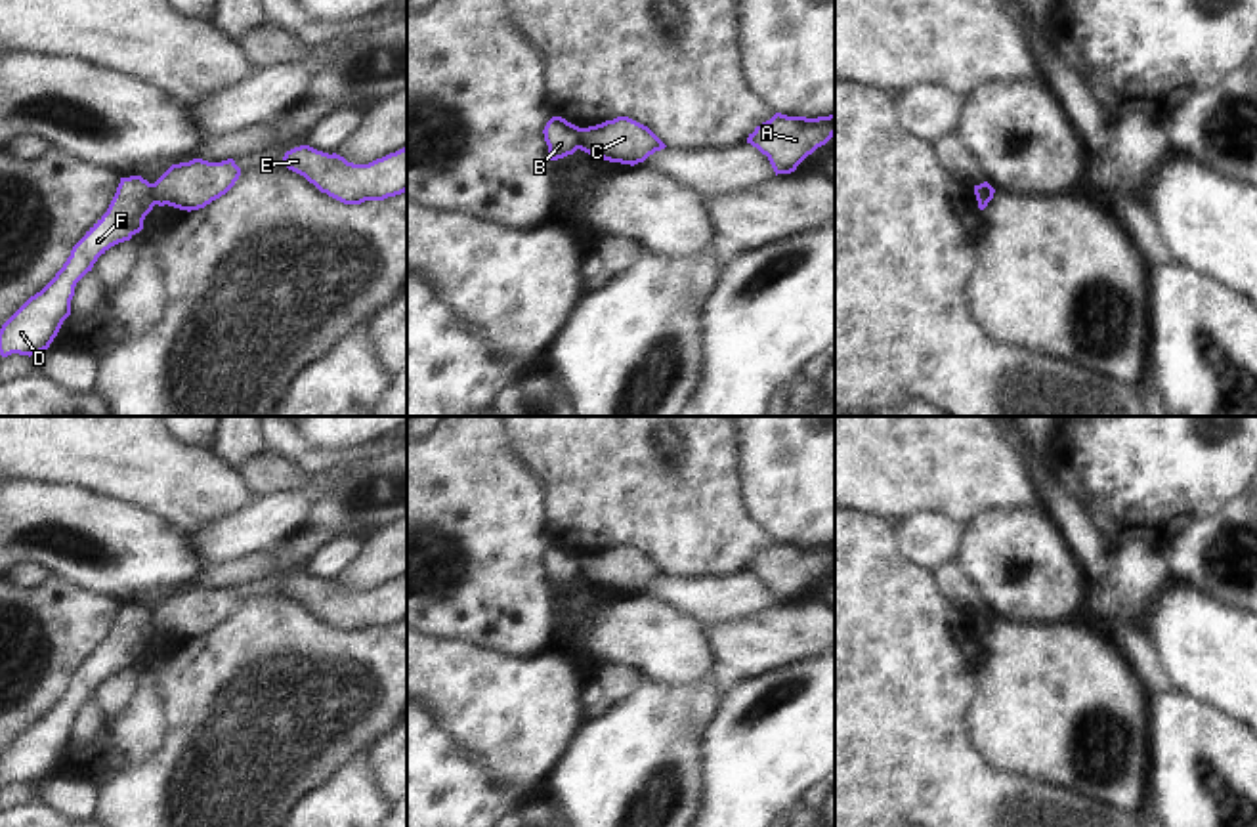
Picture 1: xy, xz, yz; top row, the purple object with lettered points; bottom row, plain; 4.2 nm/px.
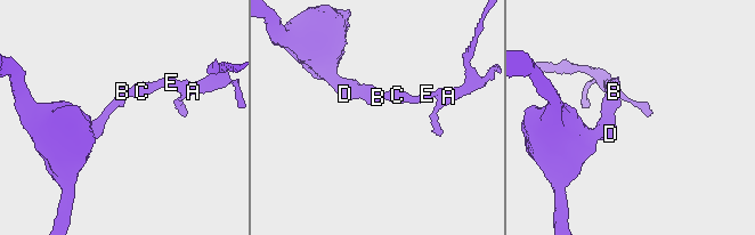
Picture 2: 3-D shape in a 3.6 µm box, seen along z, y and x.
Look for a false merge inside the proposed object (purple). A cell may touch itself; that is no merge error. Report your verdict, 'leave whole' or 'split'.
split

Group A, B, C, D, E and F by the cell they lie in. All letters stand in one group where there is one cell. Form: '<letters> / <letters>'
A C E / B D F

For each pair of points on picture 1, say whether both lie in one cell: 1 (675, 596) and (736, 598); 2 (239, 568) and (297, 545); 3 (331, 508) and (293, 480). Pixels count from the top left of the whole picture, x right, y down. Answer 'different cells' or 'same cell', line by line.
1: same cell
2: same cell
3: same cell

